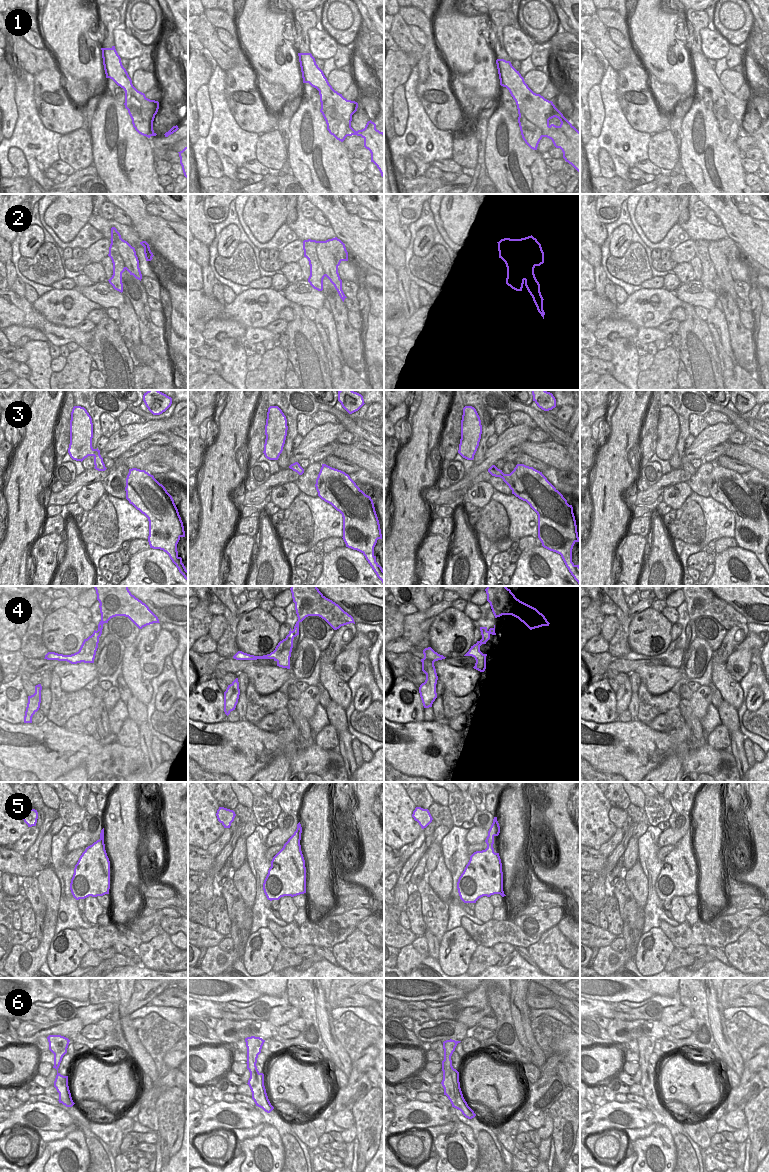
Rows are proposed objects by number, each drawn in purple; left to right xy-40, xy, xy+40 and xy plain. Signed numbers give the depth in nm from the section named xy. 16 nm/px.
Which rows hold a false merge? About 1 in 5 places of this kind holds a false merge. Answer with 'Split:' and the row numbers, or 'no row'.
Split: 1, 2

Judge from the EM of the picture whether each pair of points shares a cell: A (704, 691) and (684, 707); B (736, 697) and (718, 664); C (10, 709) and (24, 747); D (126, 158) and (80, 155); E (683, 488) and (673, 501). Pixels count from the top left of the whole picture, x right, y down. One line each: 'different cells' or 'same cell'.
A: different cells
B: same cell
C: different cells
D: different cells
E: same cell

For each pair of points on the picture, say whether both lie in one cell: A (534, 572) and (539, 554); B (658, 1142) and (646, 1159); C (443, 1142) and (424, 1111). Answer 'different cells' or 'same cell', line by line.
A: same cell
B: same cell
C: different cells

